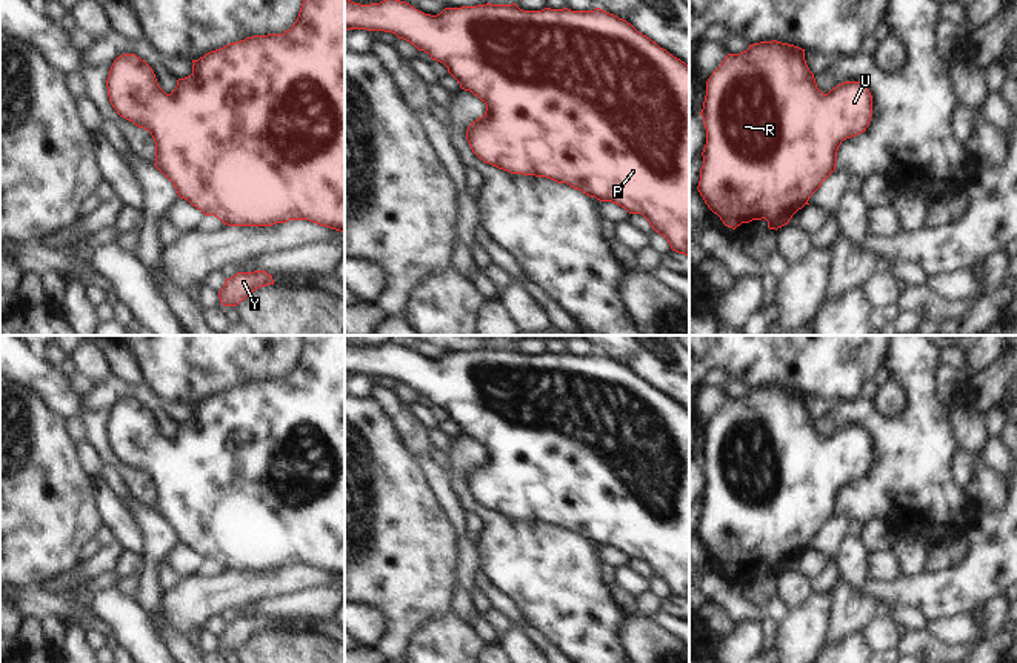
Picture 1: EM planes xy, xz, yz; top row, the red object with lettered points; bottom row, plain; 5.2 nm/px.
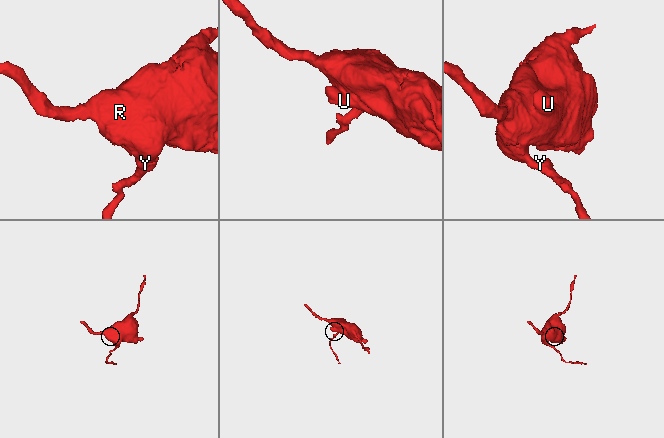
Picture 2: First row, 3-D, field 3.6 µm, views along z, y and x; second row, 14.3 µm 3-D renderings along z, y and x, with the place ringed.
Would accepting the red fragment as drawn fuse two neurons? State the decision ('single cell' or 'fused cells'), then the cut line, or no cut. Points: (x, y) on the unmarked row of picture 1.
single cell; cut none

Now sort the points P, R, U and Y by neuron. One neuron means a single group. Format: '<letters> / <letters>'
P R U Y

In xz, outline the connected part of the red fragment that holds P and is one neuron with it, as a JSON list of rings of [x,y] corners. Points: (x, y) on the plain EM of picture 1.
[[[388,341],[371,349],[345,343],[345,377],[349,374],[395,378],[443,408],[462,434],[477,440],[486,455],[468,471],[466,485],[485,508],[566,528],[642,558],[672,595],[689,601],[689,409],[631,368],[600,352],[523,355],[515,348],[445,352],[431,360]]]

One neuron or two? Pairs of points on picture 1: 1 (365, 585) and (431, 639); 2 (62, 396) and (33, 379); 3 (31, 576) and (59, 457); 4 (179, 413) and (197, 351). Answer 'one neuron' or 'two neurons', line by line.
1: two neurons
2: one neuron
3: one neuron
4: two neurons

